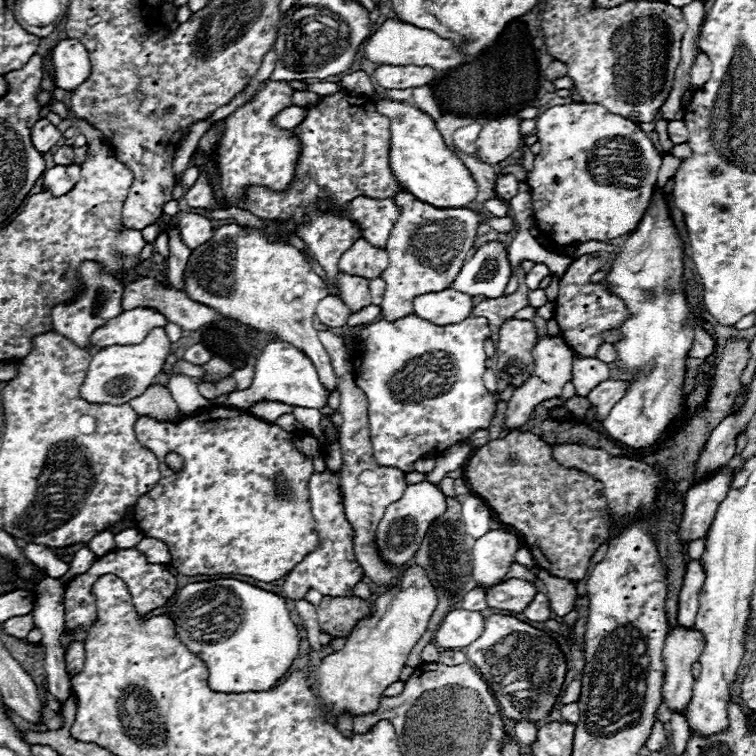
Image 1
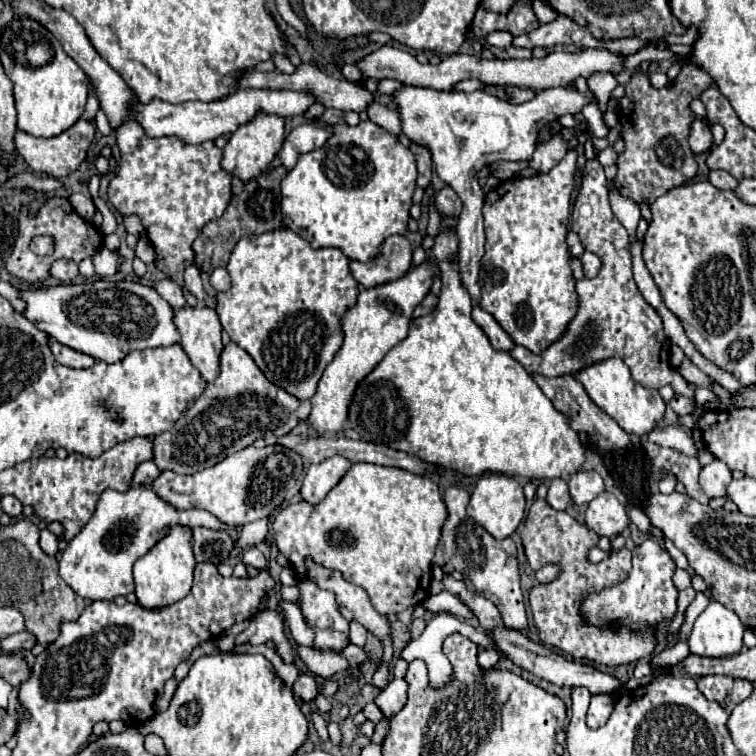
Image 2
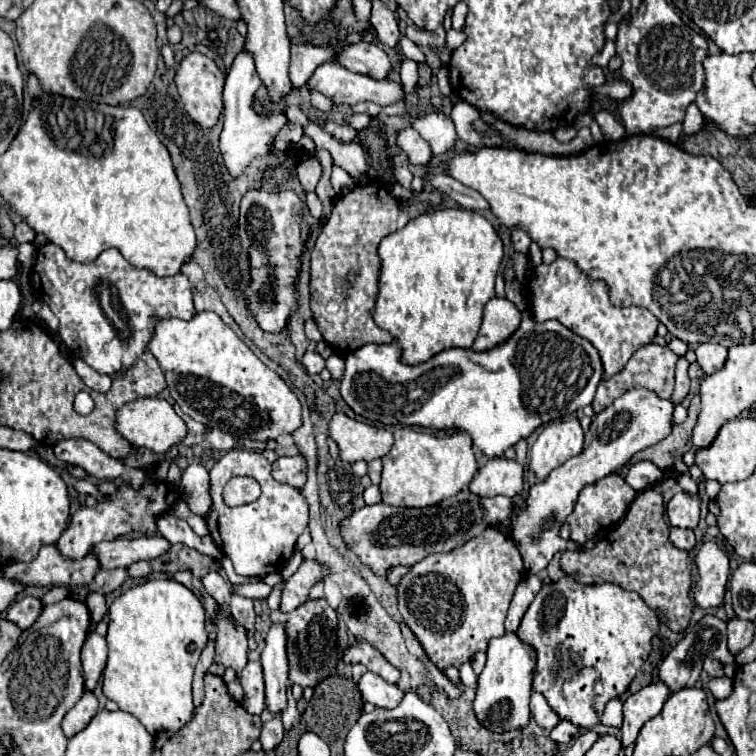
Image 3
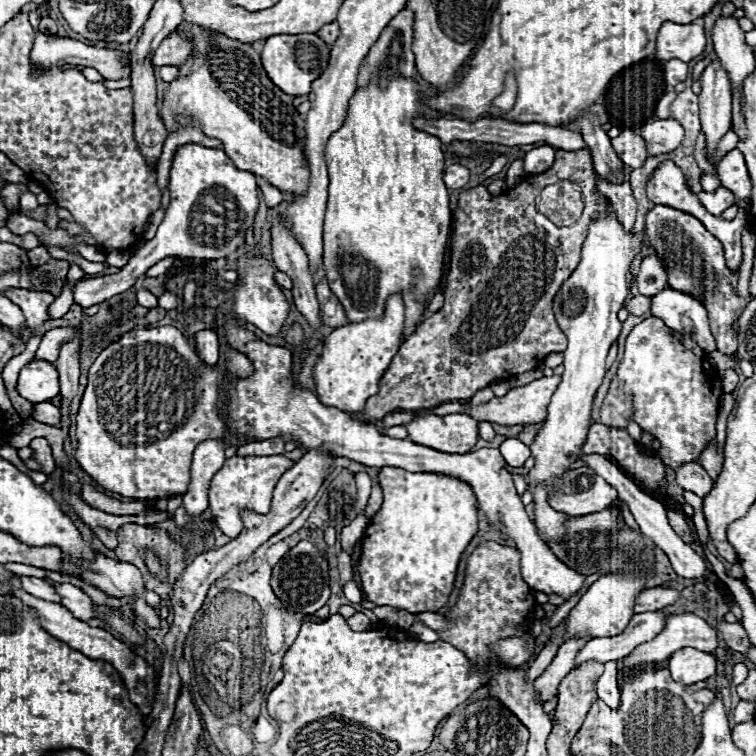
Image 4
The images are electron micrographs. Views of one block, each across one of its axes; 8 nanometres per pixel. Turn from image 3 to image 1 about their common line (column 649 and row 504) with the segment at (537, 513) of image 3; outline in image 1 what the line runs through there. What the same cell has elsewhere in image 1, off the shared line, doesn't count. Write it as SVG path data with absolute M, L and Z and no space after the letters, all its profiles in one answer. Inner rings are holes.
M426 478L418 484L408 484L404 496L386 508L384 518L376 530L376 544L384 560L392 564L408 562L420 548L420 542L432 520L444 512L446 512L446 494L440 490L438 484L430 484Z

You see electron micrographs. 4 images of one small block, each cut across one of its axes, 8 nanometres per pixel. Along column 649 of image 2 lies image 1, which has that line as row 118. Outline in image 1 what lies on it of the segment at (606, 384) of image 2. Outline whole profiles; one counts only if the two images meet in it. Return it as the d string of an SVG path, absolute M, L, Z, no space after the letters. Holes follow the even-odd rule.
M380 100L376 110L390 118L390 170L406 192L436 208L460 208L474 200L476 184L466 166L446 146L434 120L404 102Z

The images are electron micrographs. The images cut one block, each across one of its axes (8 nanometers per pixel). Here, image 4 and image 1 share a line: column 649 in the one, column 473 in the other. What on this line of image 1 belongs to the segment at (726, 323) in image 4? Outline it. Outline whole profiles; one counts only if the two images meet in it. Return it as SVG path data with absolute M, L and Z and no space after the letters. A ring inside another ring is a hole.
M400 192L394 200L402 208L402 214L386 242L390 264L380 274L380 278L386 282L384 300L380 304L382 316L386 320L398 320L412 314L412 300L416 296L426 292L440 292L450 286L450 282L458 276L462 262L472 252L476 242L476 228L480 222L490 222L494 230L502 234L514 230L514 220L510 216L482 218L468 208L432 208L408 192Z

